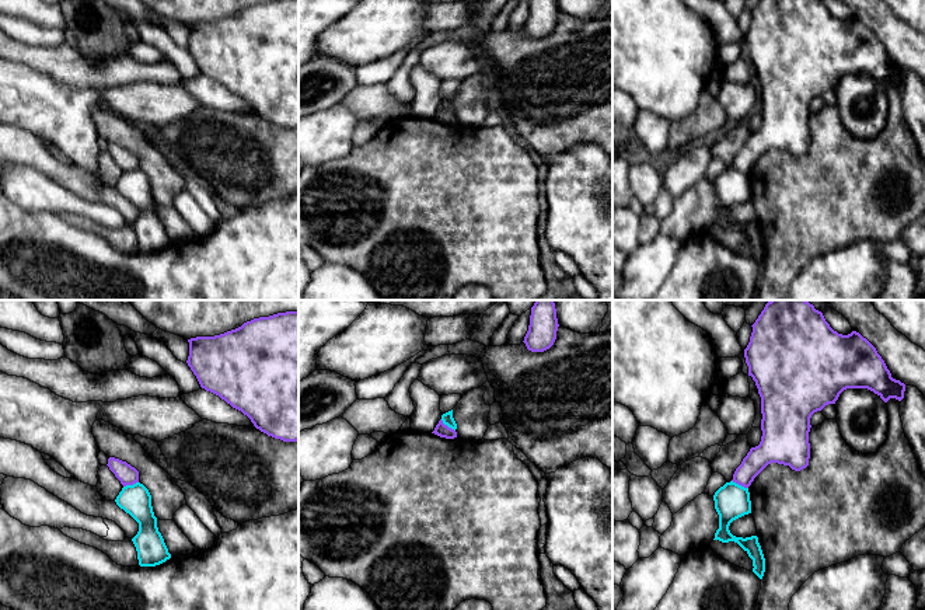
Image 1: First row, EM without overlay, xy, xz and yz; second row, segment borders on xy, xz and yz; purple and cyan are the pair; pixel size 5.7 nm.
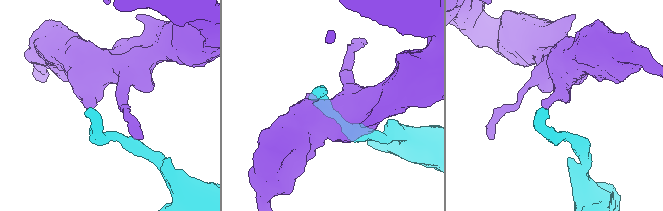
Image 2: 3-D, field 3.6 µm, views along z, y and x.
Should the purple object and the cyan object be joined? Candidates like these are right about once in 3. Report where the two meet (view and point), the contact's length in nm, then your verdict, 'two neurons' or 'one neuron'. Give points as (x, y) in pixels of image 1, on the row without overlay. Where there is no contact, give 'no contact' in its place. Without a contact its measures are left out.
meets purple in yz at (740, 170); contact 110 nm long; two neurons

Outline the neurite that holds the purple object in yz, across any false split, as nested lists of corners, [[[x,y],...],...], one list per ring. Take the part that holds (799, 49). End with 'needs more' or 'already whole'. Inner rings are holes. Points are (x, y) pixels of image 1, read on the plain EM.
[[[760,0],[751,13],[744,43],[761,83],[762,122],[733,160],[732,167],[744,174],[771,149],[795,157],[806,154],[810,104],[825,91],[835,90],[844,76],[868,74],[884,88],[904,84],[905,70],[891,63],[876,34],[856,17],[838,20],[823,0]]]; already whole

